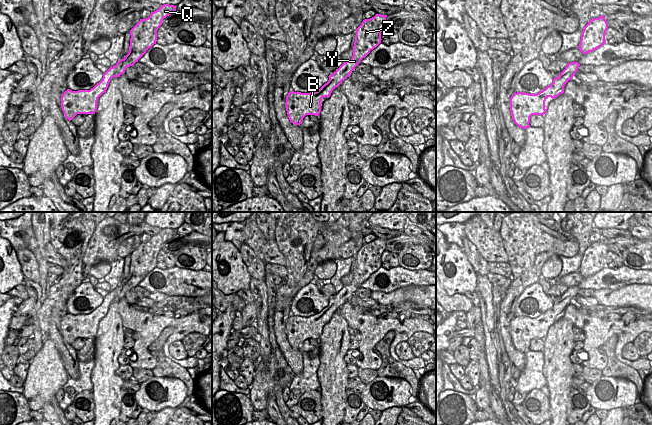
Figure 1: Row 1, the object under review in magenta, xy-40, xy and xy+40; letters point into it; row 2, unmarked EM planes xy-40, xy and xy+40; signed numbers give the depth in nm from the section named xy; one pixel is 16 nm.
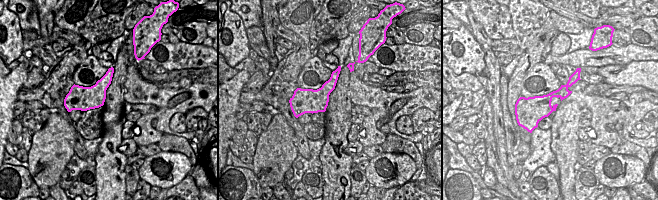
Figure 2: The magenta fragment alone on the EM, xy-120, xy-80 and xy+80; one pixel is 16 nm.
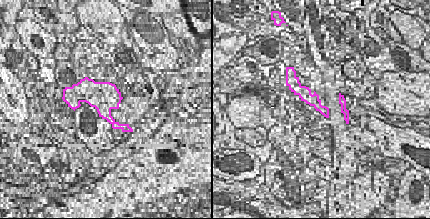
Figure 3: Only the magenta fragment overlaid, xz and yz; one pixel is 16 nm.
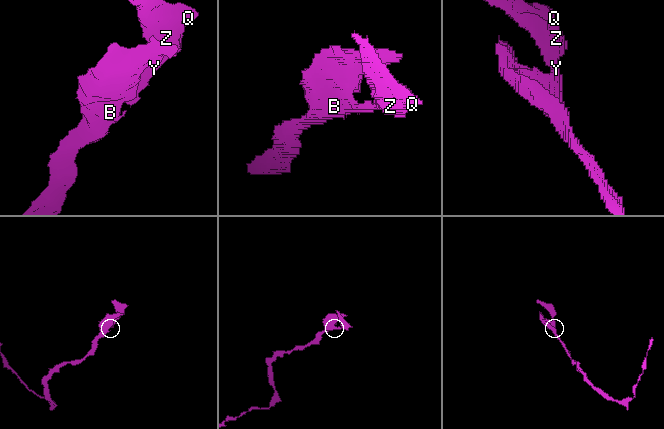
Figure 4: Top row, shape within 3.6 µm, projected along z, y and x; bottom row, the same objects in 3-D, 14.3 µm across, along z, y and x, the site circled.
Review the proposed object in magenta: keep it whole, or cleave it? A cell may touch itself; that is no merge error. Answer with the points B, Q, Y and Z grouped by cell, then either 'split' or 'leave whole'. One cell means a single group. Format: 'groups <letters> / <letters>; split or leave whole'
groups B Q Y Z; leave whole

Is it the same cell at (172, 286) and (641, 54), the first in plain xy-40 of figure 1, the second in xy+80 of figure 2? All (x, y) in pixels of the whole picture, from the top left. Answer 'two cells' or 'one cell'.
one cell

